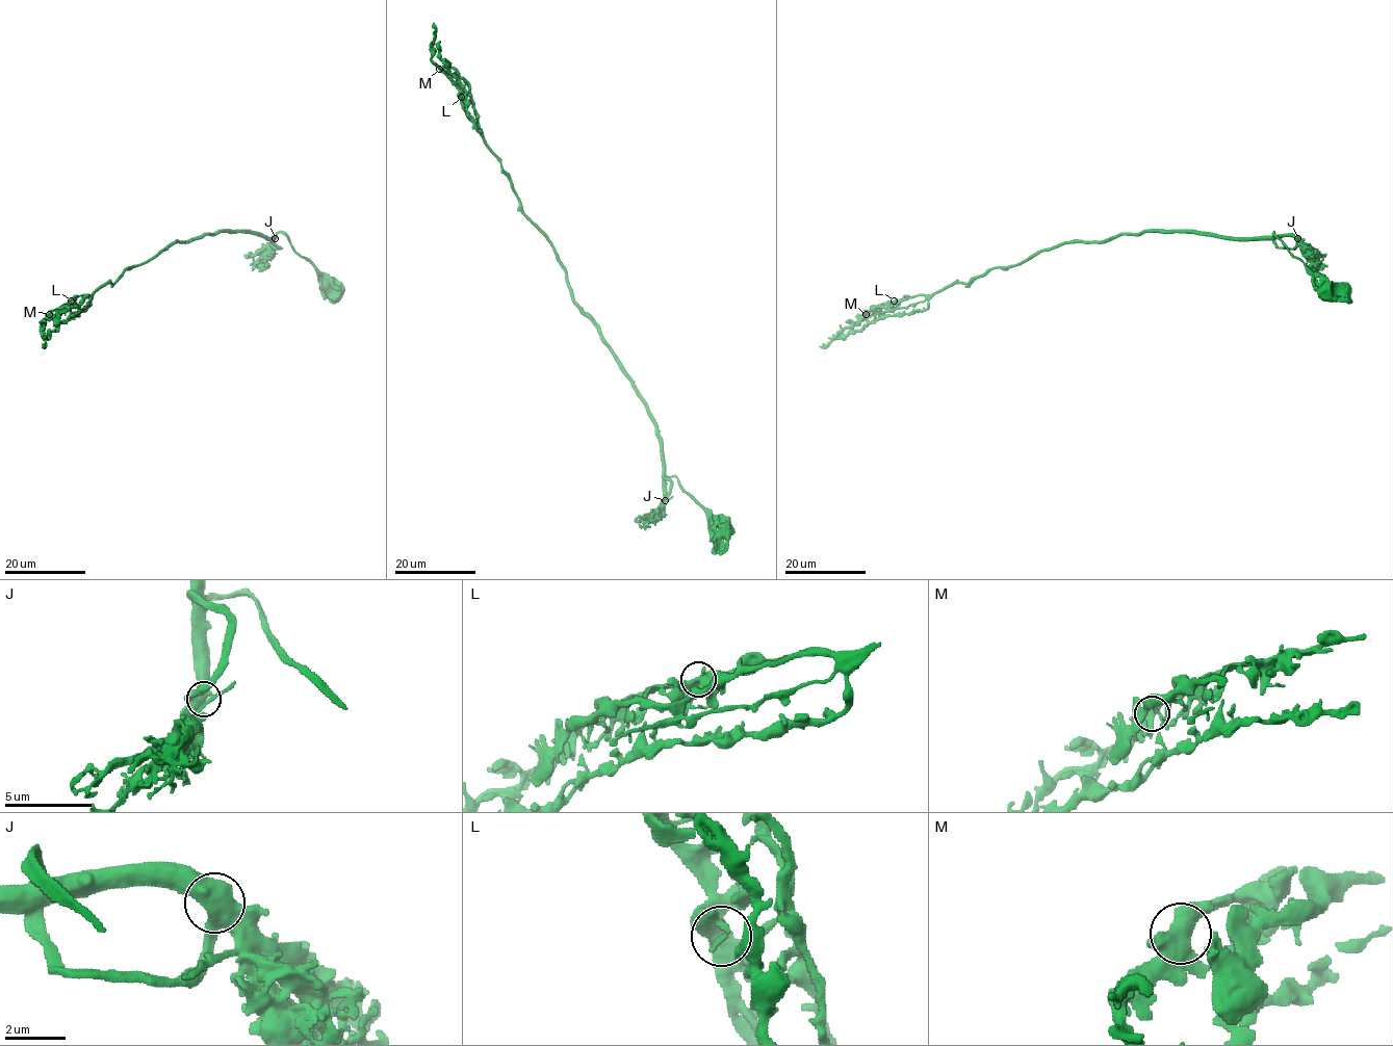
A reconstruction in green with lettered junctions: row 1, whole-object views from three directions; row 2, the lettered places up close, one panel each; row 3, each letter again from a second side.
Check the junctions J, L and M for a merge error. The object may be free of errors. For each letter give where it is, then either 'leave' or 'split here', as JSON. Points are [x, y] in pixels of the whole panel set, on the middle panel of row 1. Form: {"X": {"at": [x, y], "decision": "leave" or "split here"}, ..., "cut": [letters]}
{"J": {"at": [665, 500], "decision": "leave"}, "L": {"at": [461, 97], "decision": "leave"}, "M": {"at": [439, 69], "decision": "leave"}, "cut": []}

